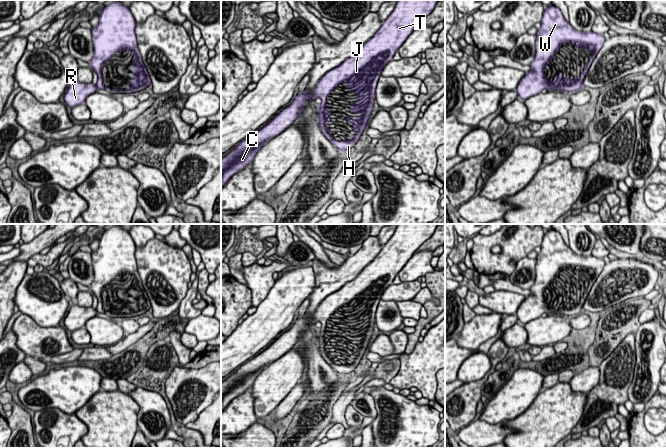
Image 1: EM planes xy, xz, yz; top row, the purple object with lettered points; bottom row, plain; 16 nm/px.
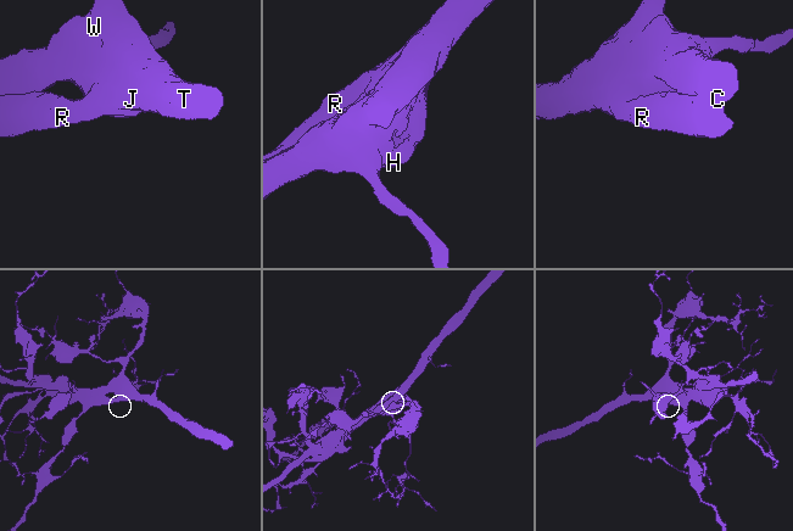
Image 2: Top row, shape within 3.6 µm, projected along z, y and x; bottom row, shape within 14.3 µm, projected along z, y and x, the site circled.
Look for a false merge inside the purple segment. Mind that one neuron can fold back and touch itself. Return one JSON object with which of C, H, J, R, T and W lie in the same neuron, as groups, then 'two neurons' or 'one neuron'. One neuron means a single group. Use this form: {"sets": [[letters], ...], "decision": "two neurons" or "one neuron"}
{"sets": [["C", "H", "J", "R", "T", "W"]], "decision": "one neuron"}

